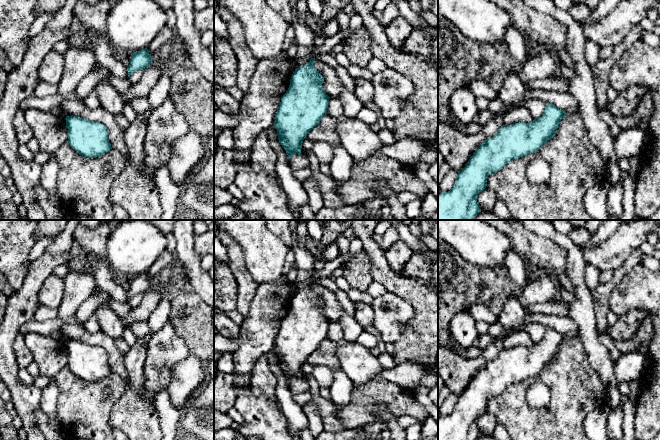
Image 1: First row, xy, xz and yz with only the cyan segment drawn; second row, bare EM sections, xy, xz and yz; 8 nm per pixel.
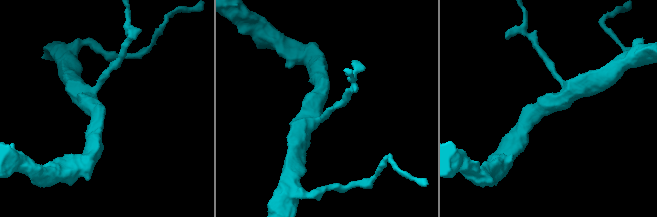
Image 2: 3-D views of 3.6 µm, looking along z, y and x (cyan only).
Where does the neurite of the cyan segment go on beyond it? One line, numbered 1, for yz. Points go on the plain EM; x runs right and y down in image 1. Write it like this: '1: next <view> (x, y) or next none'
1: next none

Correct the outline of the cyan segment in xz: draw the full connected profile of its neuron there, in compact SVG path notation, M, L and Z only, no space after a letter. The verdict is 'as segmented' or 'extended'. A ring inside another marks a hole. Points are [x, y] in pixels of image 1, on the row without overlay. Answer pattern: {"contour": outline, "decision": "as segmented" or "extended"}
{"contour": "M315 284L295 293L275 338L273 351L290 384L294 378L303 380L303 364L327 338L330 321L322 312L324 301L315 293Z", "decision": "as segmented"}

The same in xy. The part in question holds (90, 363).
{"contour": "M66 340L67 367L80 379L95 382L112 373L107 352L100 346L78 340Z", "decision": "as segmented"}

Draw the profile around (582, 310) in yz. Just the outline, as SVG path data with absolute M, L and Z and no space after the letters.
M518 220L531 232L553 241L566 251L567 276L574 288L574 300L568 306L568 316L579 326L580 338L584 344L591 366L603 382L608 397L606 404L610 409L621 407L618 383L615 379L614 362L609 349L598 338L595 306L592 291L585 283L585 260L581 249L568 236L558 232L548 220Z

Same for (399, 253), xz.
M399 240L390 248L384 250L384 254L391 270L398 275L404 276L403 267L414 253L406 243Z

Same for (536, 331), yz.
M538 322L529 323L526 327L526 332L529 334L530 338L534 343L542 340L545 334L546 327Z

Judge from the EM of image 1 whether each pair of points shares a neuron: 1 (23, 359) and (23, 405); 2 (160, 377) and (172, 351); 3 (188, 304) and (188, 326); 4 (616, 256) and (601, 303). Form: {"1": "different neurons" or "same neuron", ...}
{"1": "different neurons", "2": "same neuron", "3": "same neuron", "4": "different neurons"}

